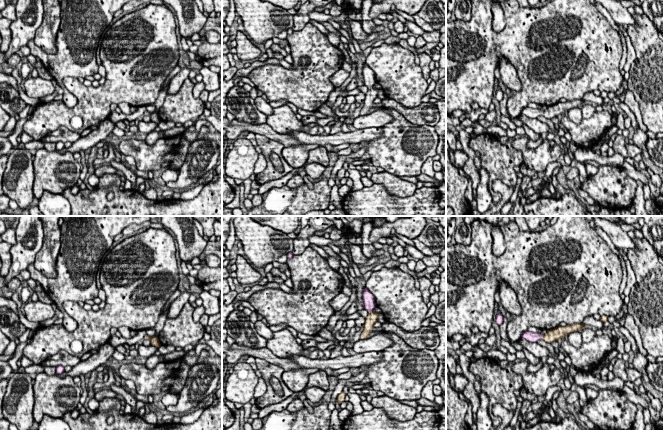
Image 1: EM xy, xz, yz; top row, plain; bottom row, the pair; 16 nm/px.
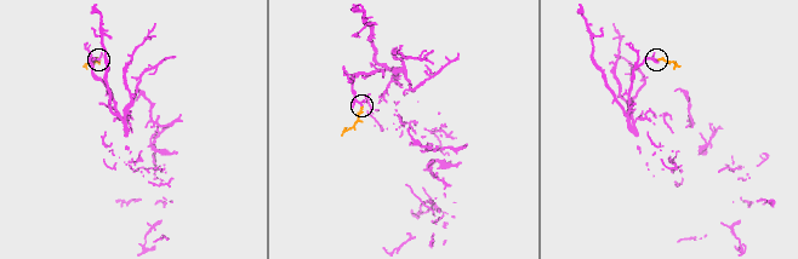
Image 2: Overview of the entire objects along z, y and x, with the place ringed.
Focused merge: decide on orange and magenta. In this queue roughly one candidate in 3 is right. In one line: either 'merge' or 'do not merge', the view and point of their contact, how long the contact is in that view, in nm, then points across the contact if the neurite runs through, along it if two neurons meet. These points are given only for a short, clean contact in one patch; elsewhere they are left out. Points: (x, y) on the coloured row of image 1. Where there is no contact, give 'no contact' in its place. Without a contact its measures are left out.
merge; meets orange in xz at (370, 312); contact 70 nm long; runs through xz (372, 318), (370, 312), (368, 298)

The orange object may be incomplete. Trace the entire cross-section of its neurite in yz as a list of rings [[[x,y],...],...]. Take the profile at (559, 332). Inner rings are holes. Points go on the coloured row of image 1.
[[[575,323],[564,327],[559,325],[554,329],[547,330],[547,333],[543,336],[539,332],[530,332],[526,330],[522,333],[521,338],[529,342],[537,342],[538,340],[543,339],[547,343],[552,343],[553,341],[563,339],[565,335],[568,336],[571,332],[579,331],[581,328],[584,329],[585,327],[587,326],[583,323]]]

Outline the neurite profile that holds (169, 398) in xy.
[[[165,392],[162,397],[162,403],[167,407],[170,405],[176,405],[178,402],[179,396],[177,393]]]

